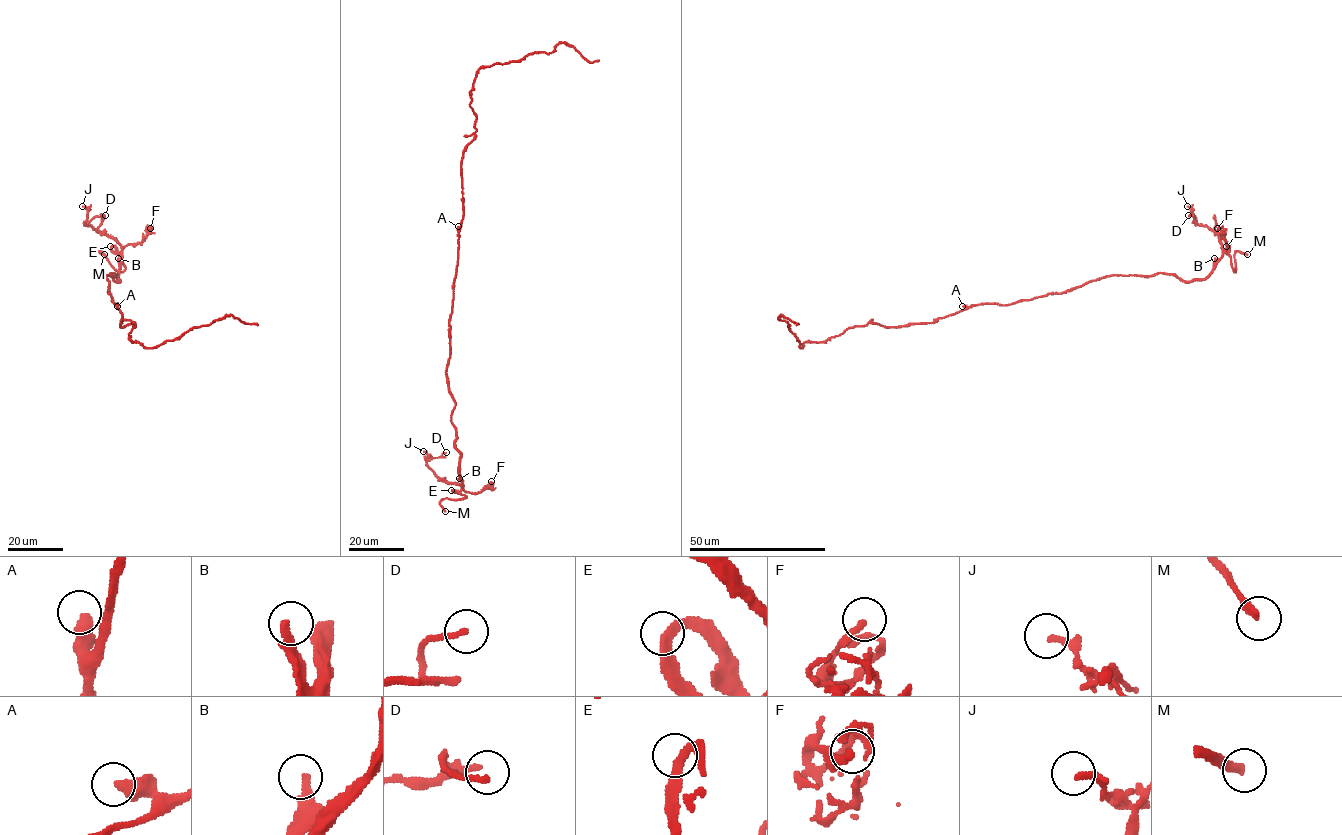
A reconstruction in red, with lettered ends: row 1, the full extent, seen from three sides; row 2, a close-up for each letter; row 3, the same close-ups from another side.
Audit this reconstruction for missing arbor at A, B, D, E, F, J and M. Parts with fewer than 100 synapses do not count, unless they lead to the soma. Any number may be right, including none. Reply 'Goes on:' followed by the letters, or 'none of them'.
Goes on: M

